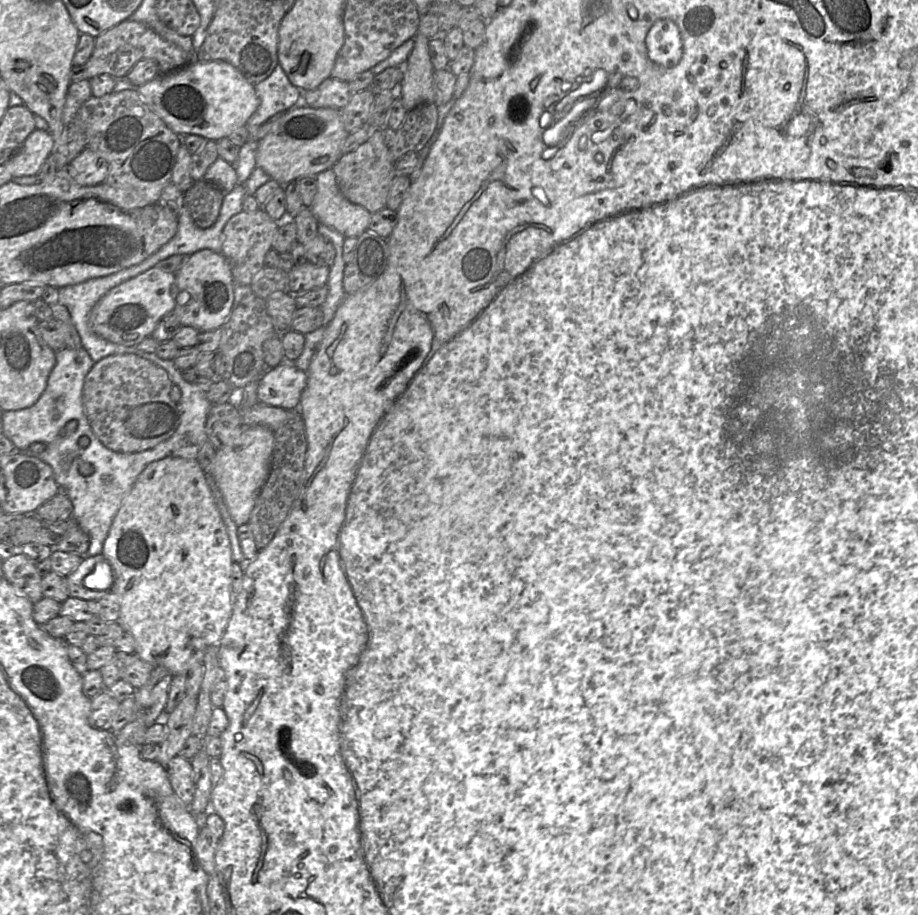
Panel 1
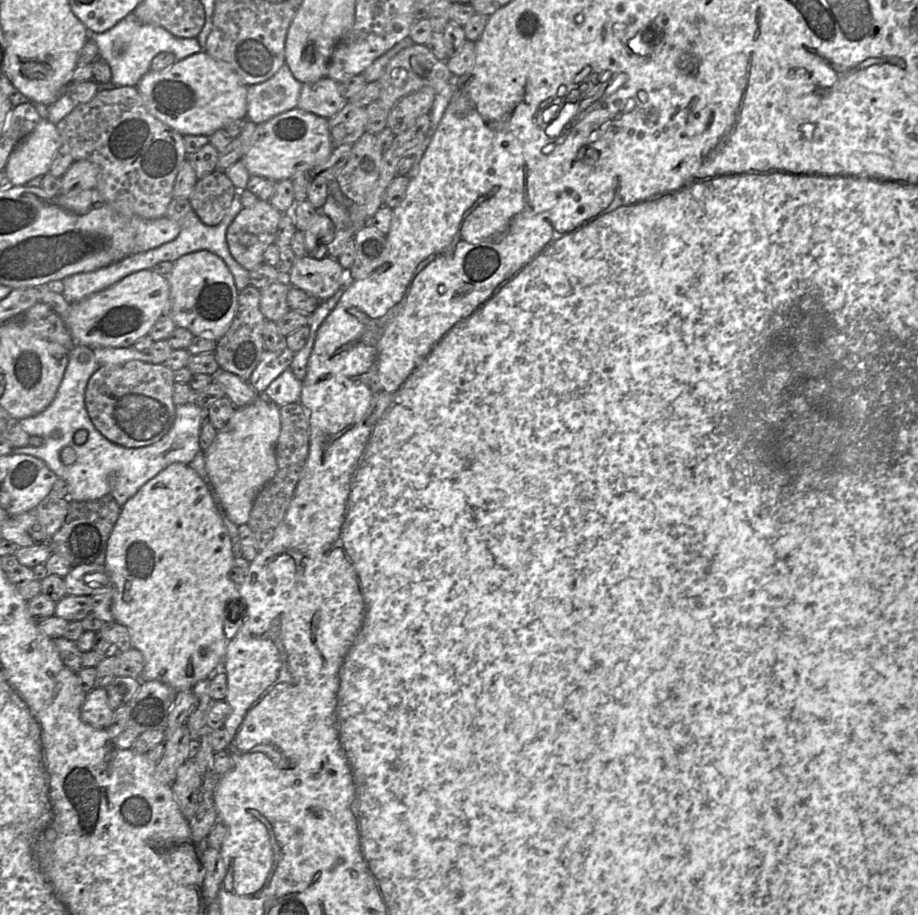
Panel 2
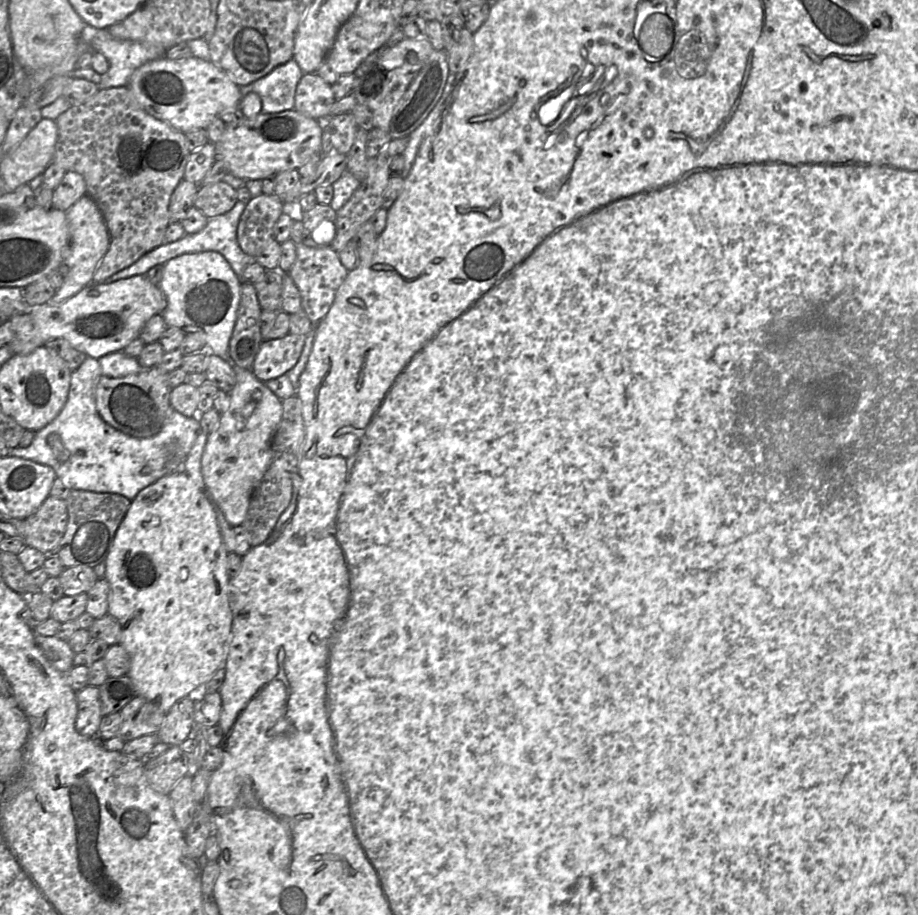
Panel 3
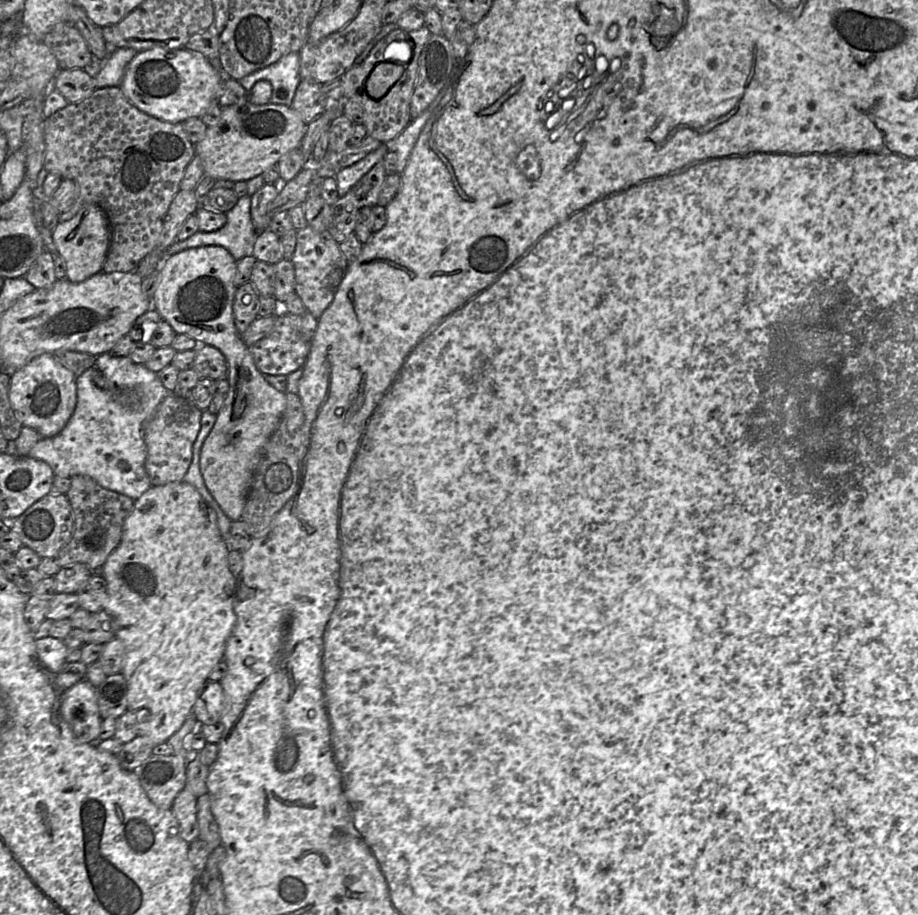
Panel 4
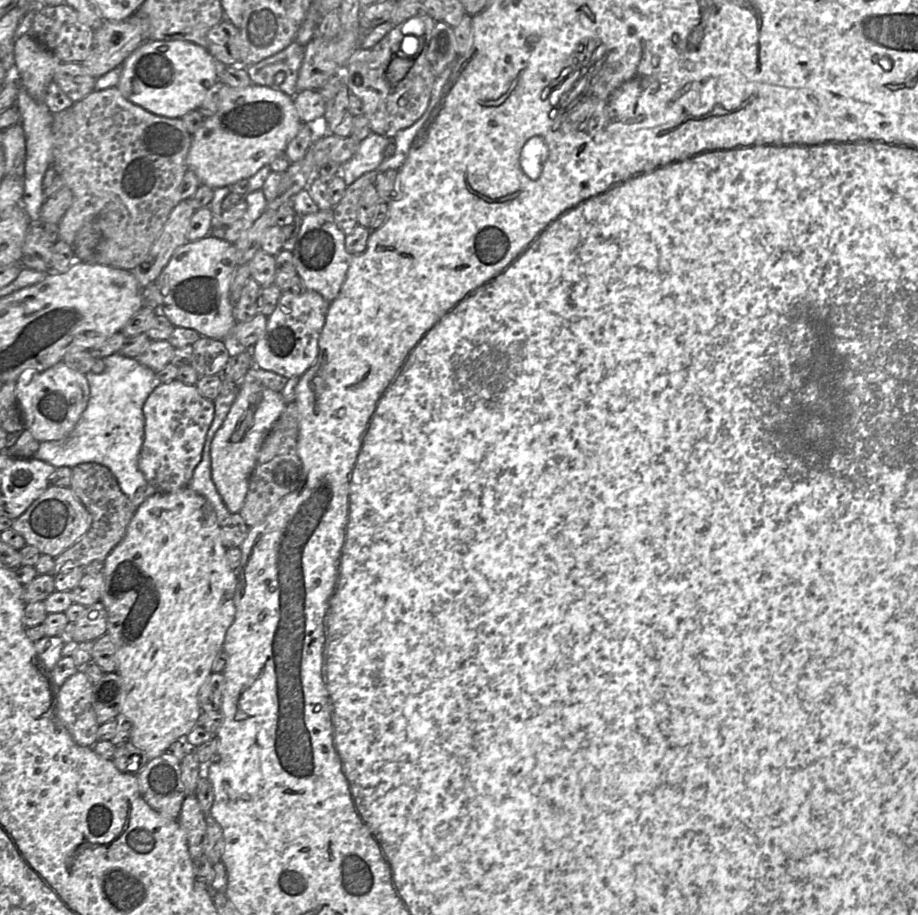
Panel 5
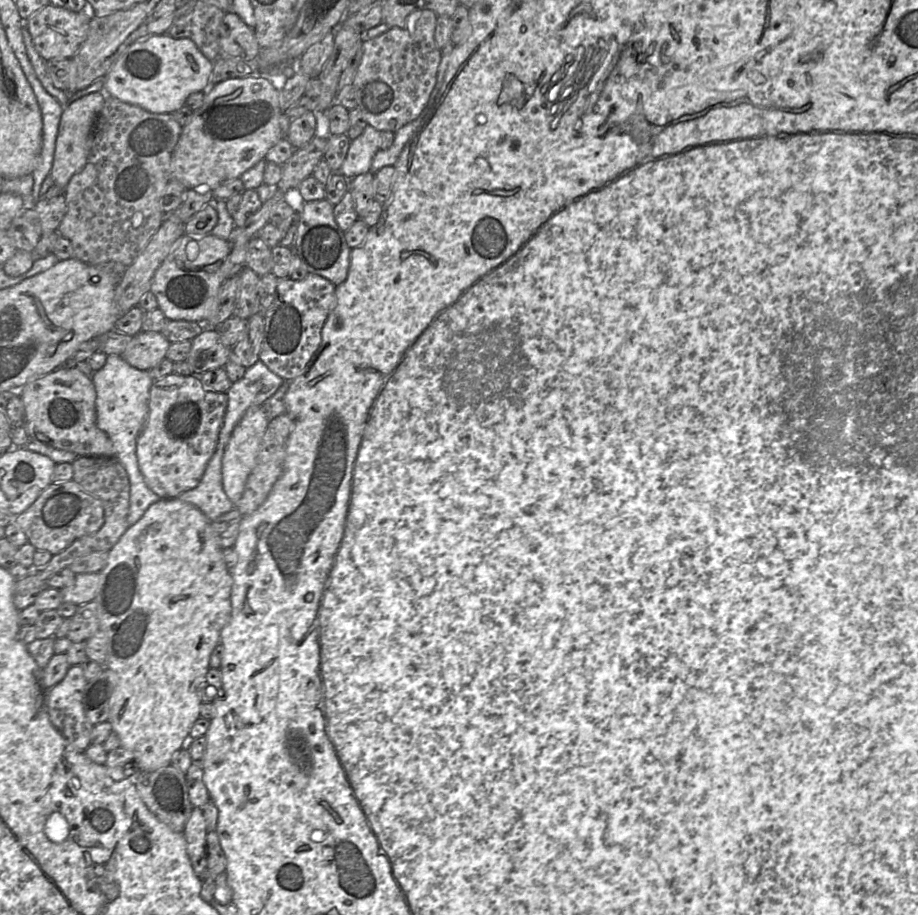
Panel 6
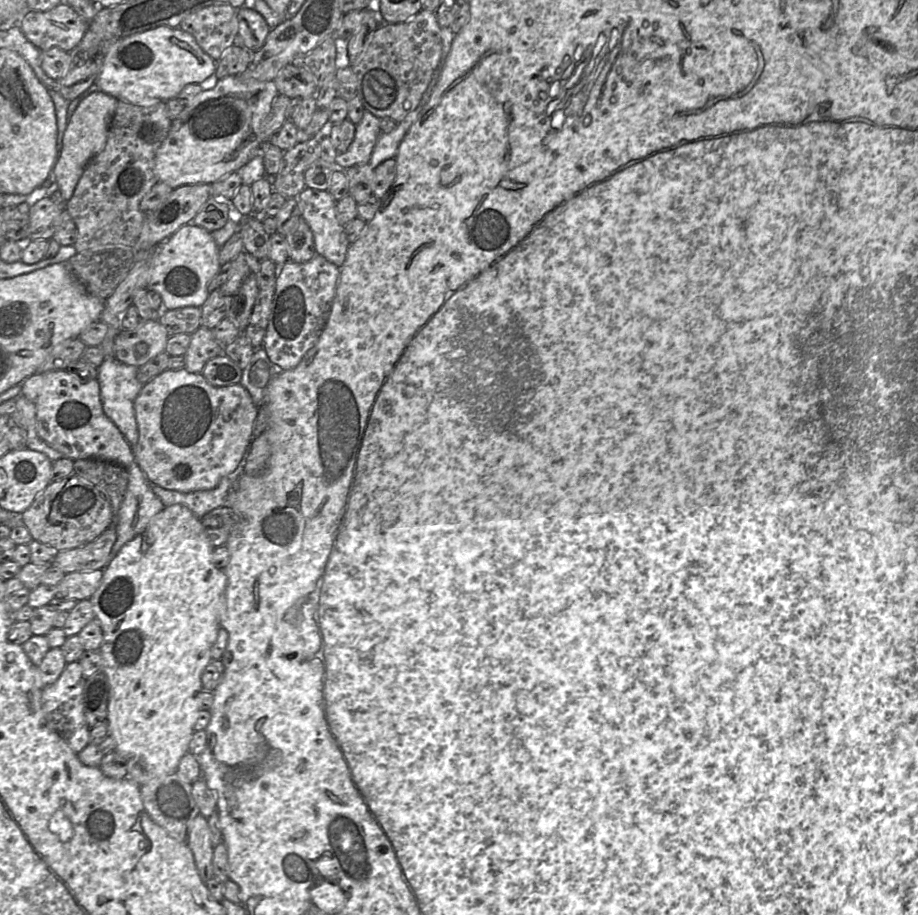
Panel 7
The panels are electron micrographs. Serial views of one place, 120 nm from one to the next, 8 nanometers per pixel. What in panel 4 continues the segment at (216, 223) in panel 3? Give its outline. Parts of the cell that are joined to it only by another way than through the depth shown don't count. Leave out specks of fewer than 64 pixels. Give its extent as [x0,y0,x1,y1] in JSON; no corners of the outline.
[166,196,258,261]

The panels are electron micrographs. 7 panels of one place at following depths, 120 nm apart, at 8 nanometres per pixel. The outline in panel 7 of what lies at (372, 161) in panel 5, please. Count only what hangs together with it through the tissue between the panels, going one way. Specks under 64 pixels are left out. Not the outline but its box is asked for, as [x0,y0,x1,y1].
[337,109,381,169]

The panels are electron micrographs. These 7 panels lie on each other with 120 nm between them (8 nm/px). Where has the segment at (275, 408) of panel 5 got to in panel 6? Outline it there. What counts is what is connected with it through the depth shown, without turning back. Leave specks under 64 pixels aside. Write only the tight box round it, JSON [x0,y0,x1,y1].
[222,406,268,504]

